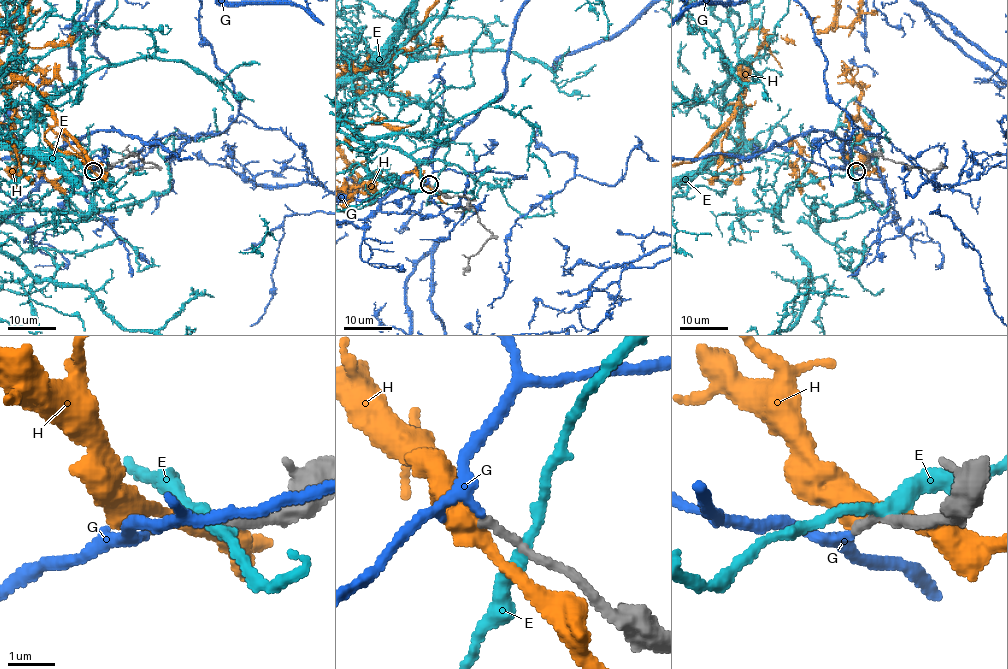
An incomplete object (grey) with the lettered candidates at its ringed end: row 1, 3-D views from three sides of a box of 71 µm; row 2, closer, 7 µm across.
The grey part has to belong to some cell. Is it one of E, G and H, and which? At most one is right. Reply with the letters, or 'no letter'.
G

